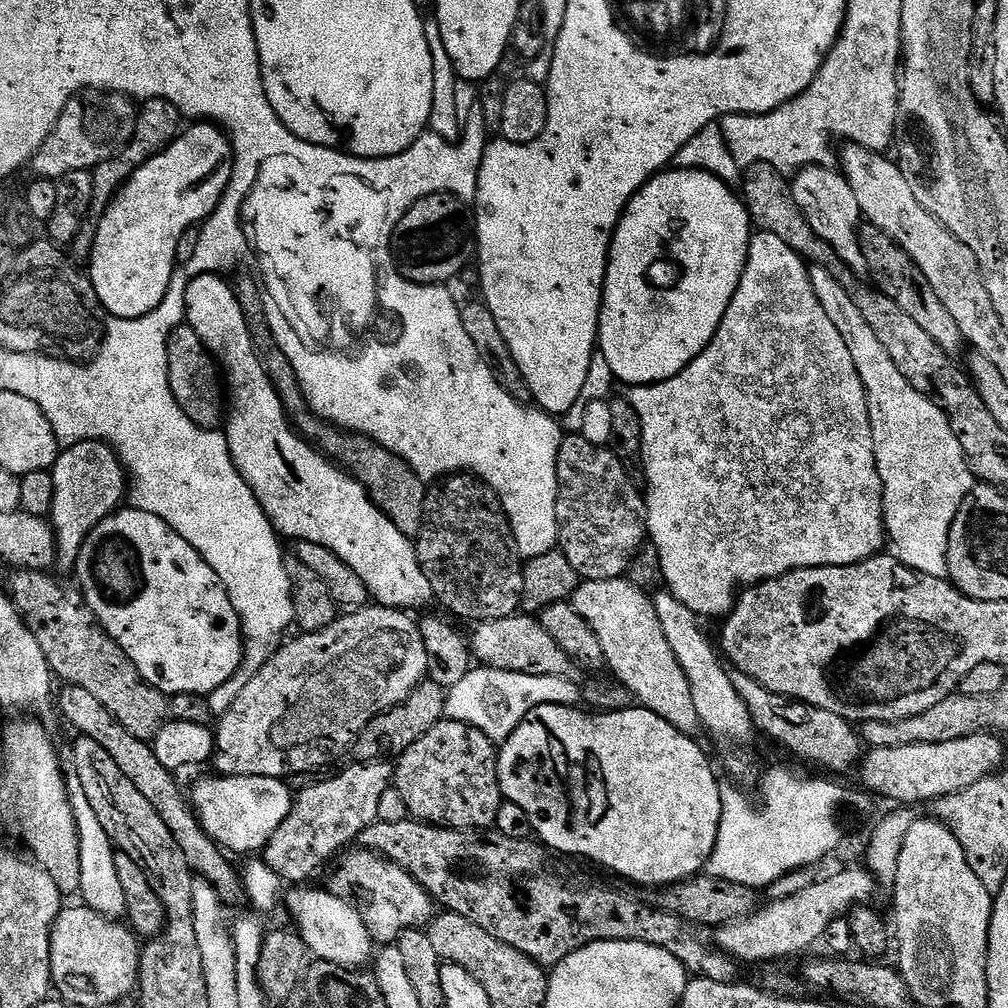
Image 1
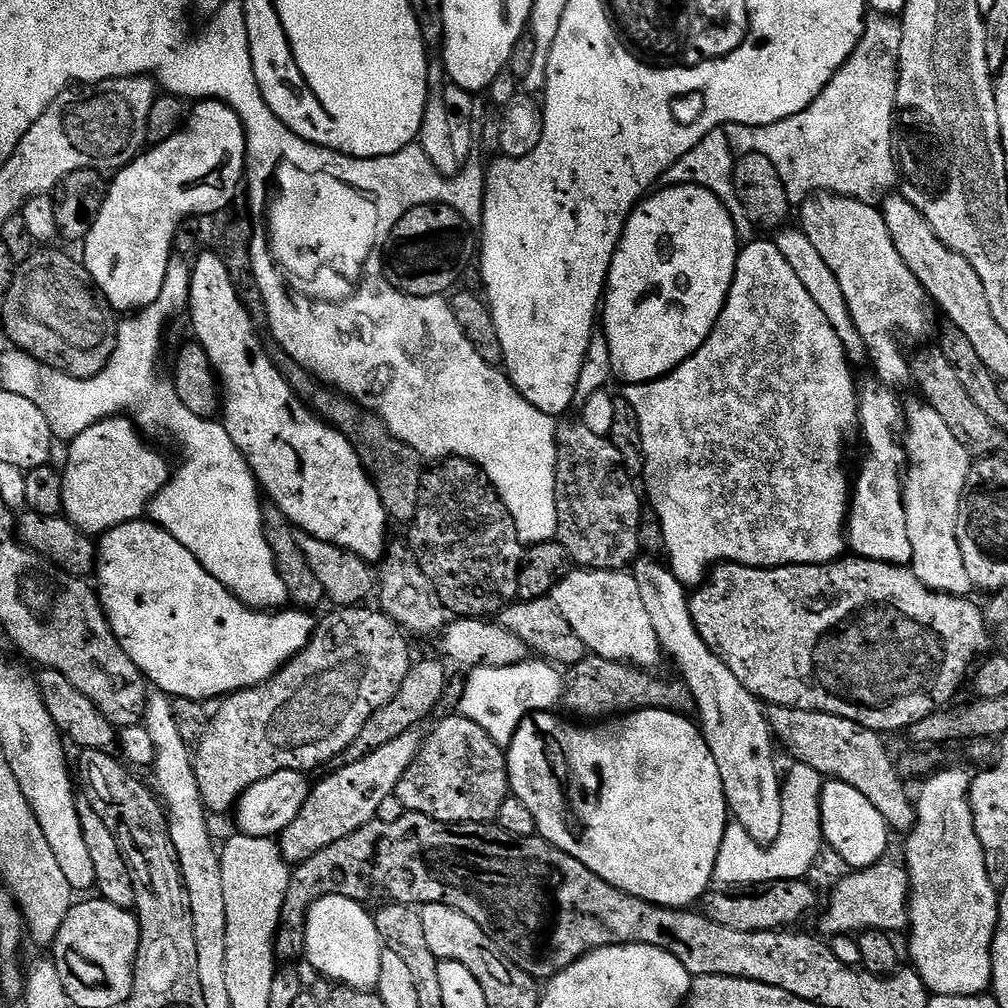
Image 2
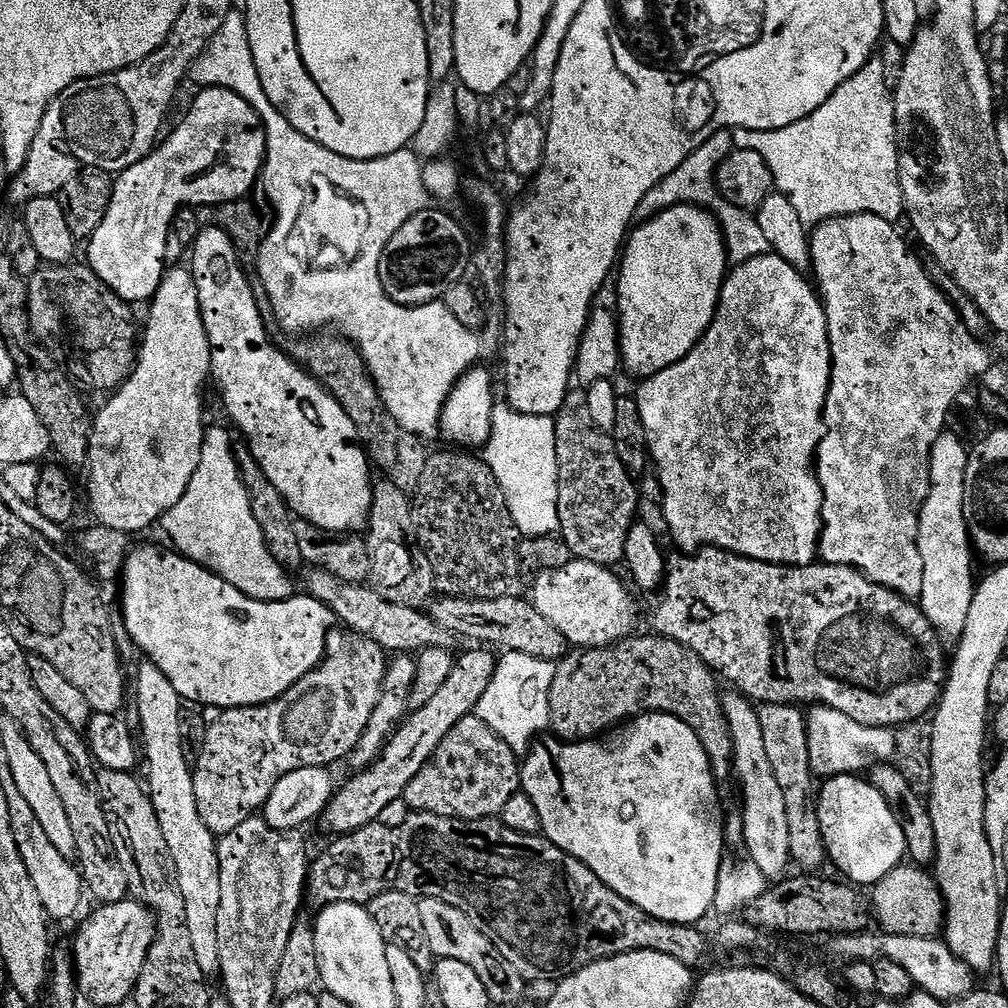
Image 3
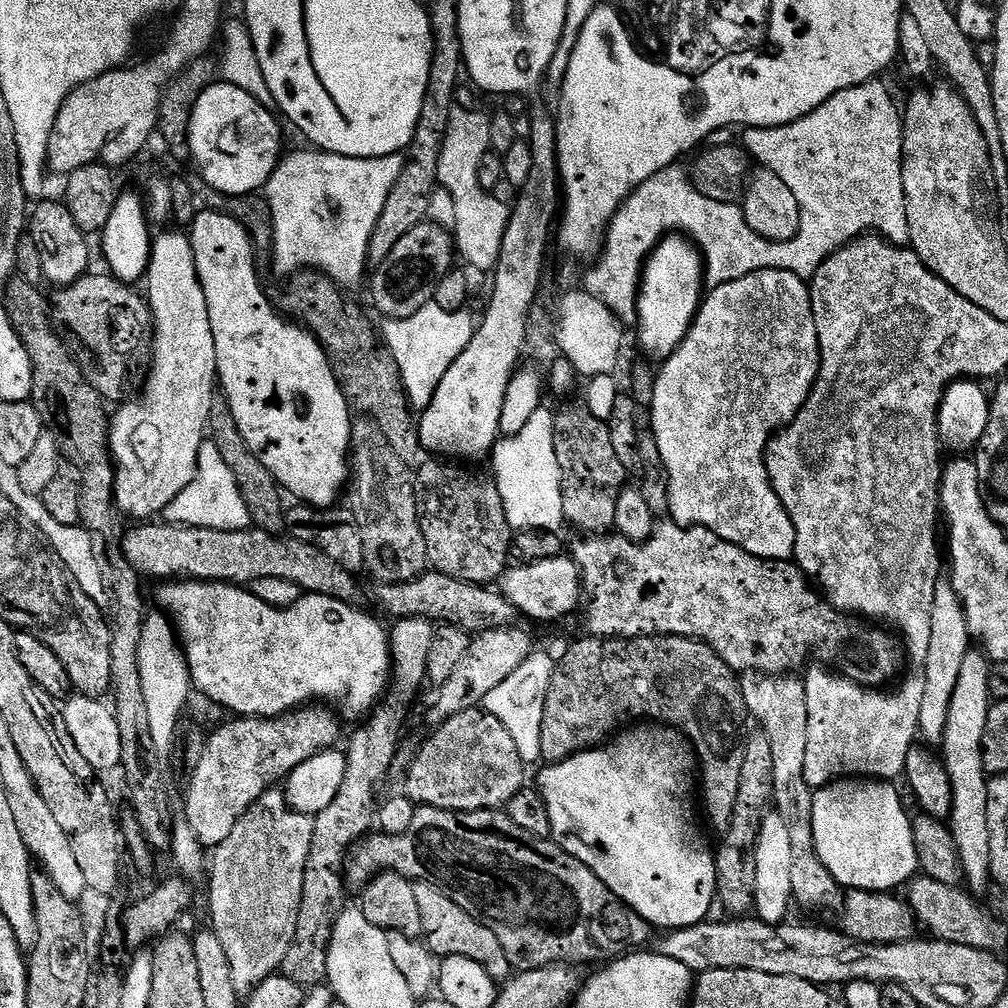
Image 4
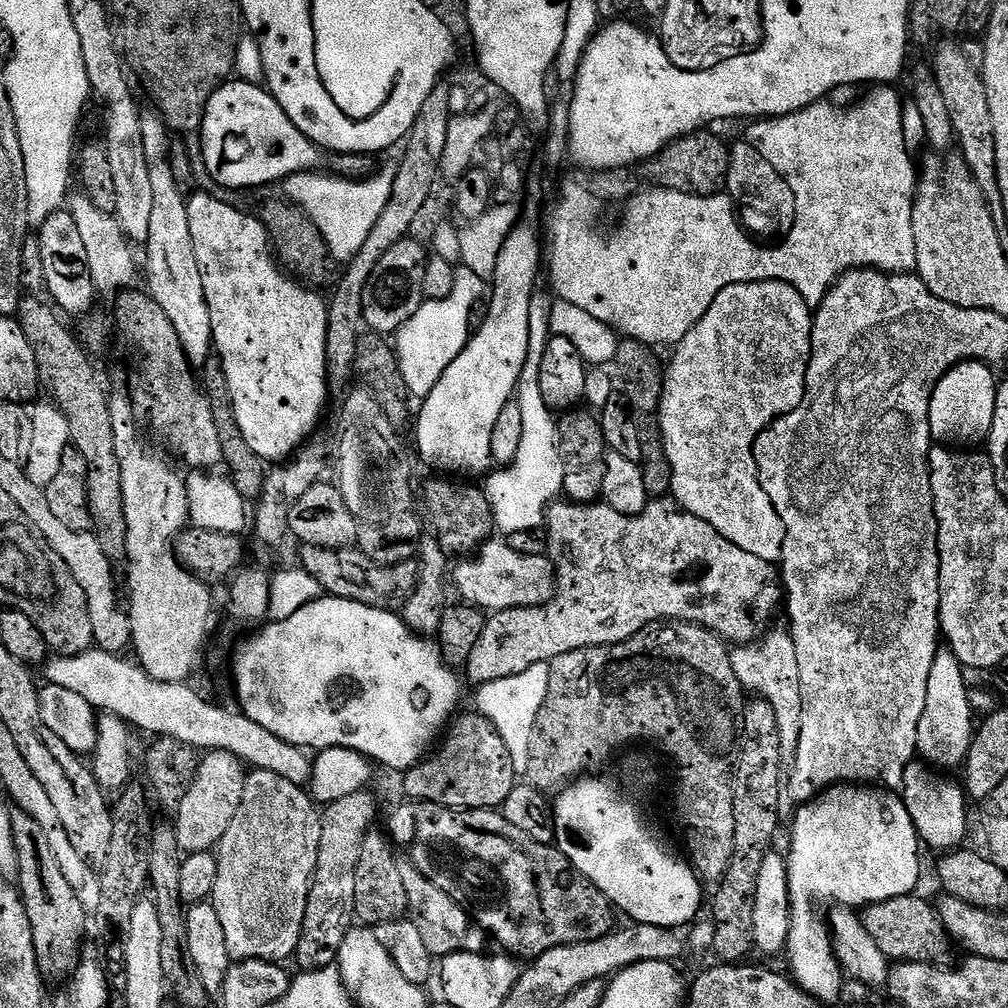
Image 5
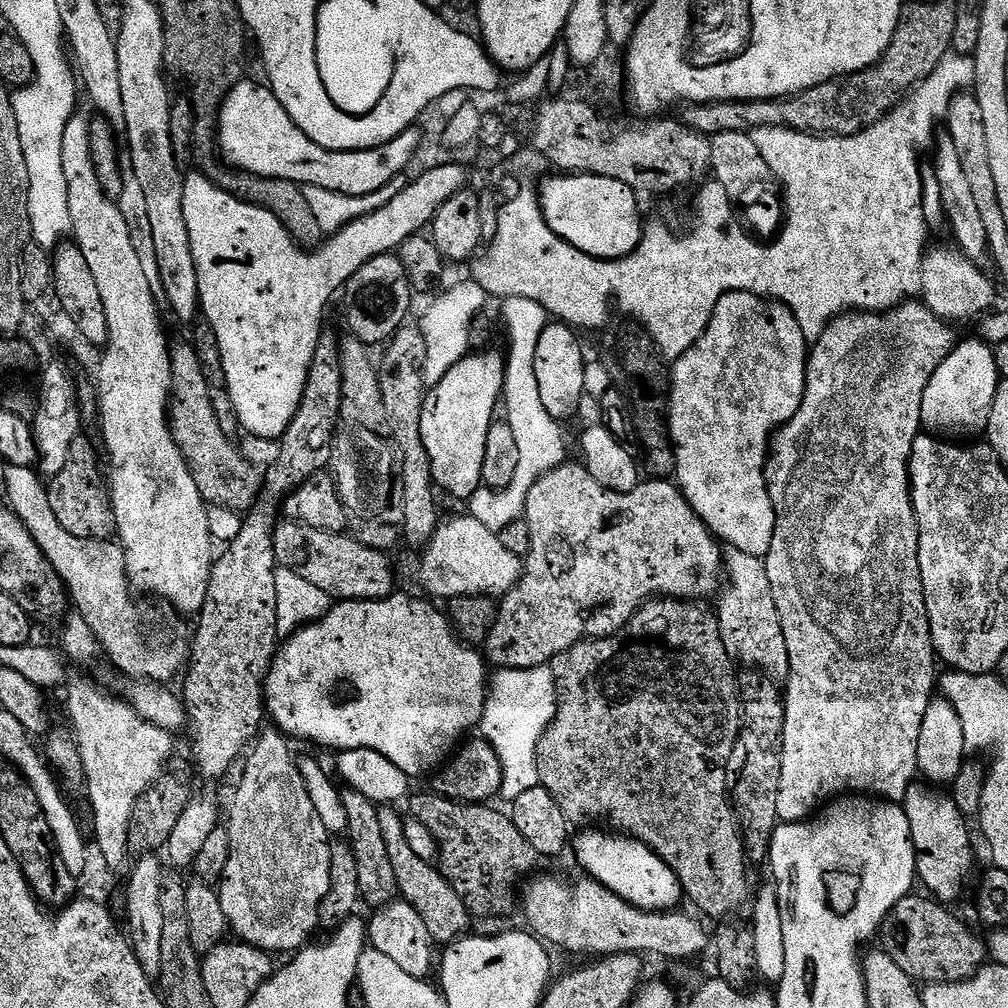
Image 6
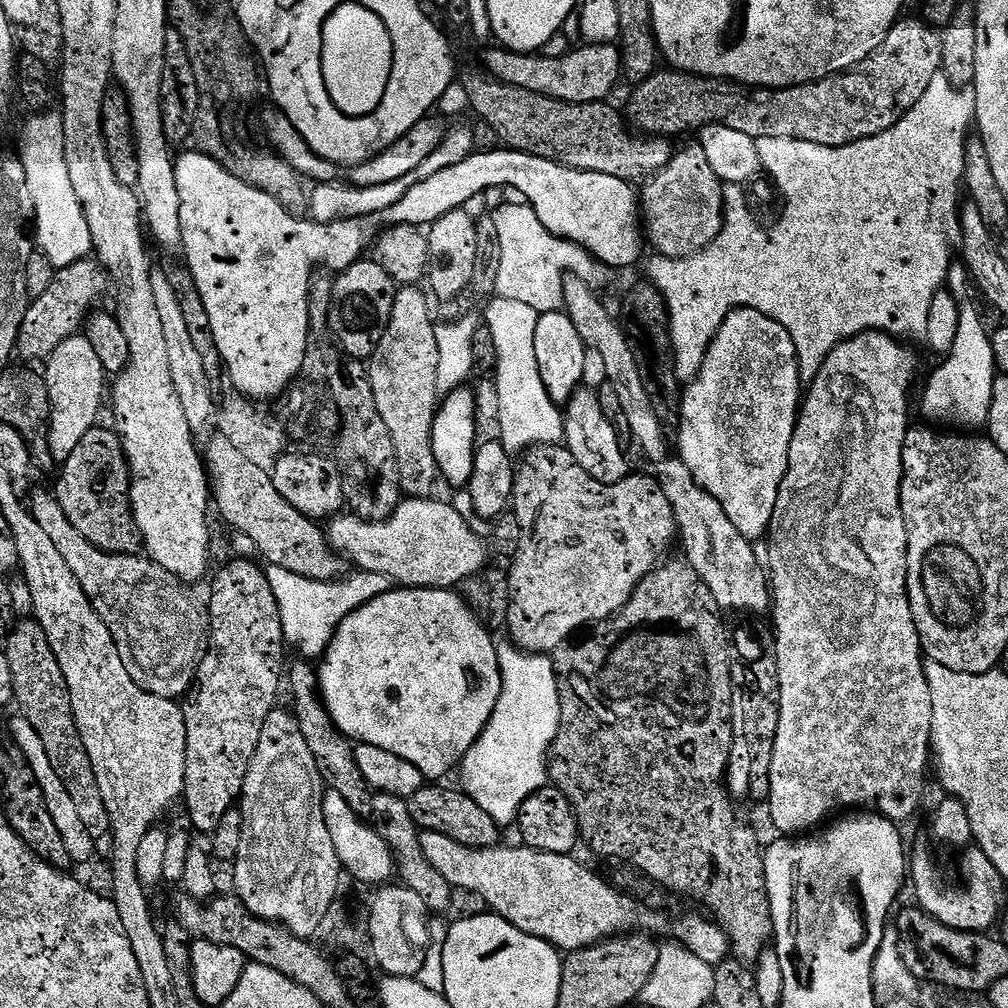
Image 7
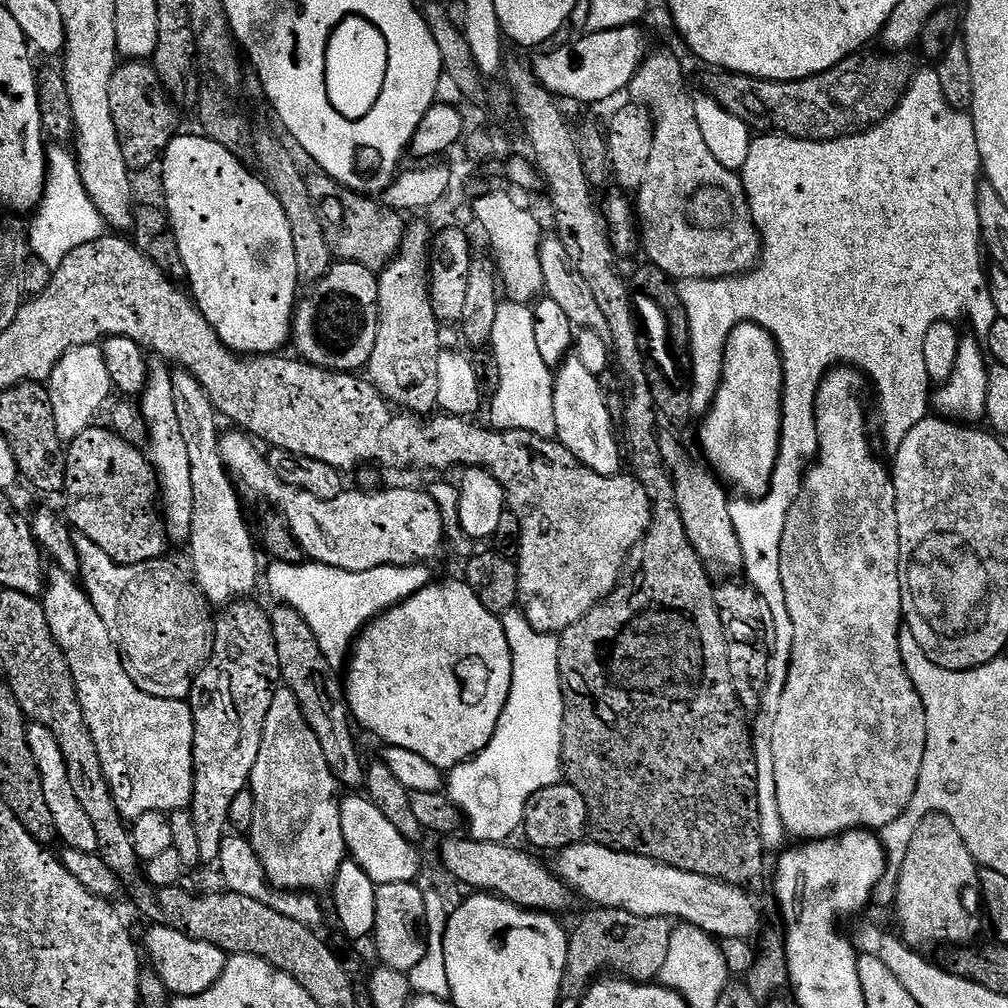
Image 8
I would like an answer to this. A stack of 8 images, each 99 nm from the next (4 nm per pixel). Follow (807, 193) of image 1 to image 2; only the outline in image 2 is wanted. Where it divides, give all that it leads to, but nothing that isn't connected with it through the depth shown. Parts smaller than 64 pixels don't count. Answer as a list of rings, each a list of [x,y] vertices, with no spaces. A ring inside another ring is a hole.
[[[823,191],[802,201],[798,212],[798,226],[830,266],[838,286],[842,286],[850,318],[858,334],[862,334],[867,359],[872,359],[877,378],[884,384],[909,383],[910,360],[900,349],[900,335],[926,339],[932,332],[934,305],[918,278],[910,274],[910,266],[902,262],[898,246],[894,246],[894,238],[886,230],[883,211],[867,200]]]

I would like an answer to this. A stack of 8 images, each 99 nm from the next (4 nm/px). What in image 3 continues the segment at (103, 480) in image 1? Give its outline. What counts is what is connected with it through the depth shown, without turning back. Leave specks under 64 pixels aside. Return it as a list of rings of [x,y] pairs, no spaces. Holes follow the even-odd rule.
[[[169,267],[164,273],[162,282],[158,286],[155,296],[152,297],[148,308],[148,325],[143,325],[142,339],[138,344],[138,355],[136,363],[131,372],[128,373],[128,379],[115,389],[114,394],[107,397],[108,400],[100,408],[100,413],[95,413],[91,421],[92,432],[88,436],[88,463],[86,473],[88,472],[88,504],[92,507],[92,512],[97,517],[99,523],[104,524],[110,530],[118,530],[135,534],[135,532],[144,532],[152,523],[159,521],[166,515],[172,507],[178,503],[186,494],[190,482],[200,465],[202,458],[202,446],[204,445],[204,433],[206,423],[204,424],[204,396],[200,391],[204,388],[204,382],[210,378],[212,371],[212,347],[206,338],[206,326],[202,322],[200,313],[200,303],[198,302],[198,290],[192,277],[191,271],[187,267],[172,268]]]

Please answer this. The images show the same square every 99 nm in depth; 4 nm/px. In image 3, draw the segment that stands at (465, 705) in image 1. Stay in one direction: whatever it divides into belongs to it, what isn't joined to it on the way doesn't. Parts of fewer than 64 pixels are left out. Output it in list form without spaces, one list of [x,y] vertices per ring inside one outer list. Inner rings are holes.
[[[505,651],[496,661],[494,676],[486,692],[476,703],[476,715],[486,722],[500,740],[510,746],[517,754],[527,753],[543,728],[549,727],[550,686],[554,682],[556,664],[551,660],[530,658],[530,654]]]

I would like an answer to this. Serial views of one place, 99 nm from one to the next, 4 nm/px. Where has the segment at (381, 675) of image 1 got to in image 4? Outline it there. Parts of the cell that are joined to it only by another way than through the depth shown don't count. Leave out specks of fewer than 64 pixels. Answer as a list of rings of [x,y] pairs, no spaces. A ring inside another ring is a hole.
[[[301,706],[285,712],[283,716],[232,718],[229,724],[222,725],[213,736],[211,733],[205,739],[202,762],[198,762],[198,770],[192,772],[192,785],[188,788],[188,797],[184,800],[182,812],[183,819],[188,821],[198,842],[204,845],[205,849],[214,850],[219,844],[226,842],[226,838],[230,838],[230,830],[234,830],[236,820],[246,814],[251,804],[269,788],[287,781],[288,775],[298,766],[302,766],[302,762],[337,747],[336,739],[340,736],[341,721],[338,716],[336,721],[332,712],[335,711],[328,706]]]

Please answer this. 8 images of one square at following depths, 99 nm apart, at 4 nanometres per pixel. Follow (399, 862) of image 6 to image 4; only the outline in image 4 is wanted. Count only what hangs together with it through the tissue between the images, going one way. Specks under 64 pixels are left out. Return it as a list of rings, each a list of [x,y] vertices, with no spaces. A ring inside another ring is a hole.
[[[416,882],[414,898],[418,902],[418,911],[422,914],[422,940],[428,945],[433,956],[470,958],[470,962],[478,962],[478,966],[482,966],[482,970],[486,970],[492,980],[507,982],[512,979],[514,969],[510,958],[506,958],[506,950],[502,950],[502,942],[498,942],[498,934],[494,934],[494,930],[486,930],[486,926],[466,914],[466,910],[462,910],[458,902],[450,902],[440,885]]]

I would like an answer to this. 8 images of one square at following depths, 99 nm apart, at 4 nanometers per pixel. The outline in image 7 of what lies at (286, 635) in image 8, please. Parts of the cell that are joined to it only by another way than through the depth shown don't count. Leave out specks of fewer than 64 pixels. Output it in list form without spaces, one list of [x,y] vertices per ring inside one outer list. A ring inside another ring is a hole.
[[[300,662],[304,664],[291,665],[287,673],[286,680],[292,683],[292,700],[296,703],[294,715],[298,726],[302,726],[302,735],[306,738],[306,746],[310,746],[310,754],[314,754],[314,762],[318,762],[318,770],[322,774],[325,785],[328,788],[338,790],[346,802],[350,802],[350,810],[357,812],[359,816],[365,818],[372,814],[372,797],[374,790],[362,778],[362,774],[356,765],[356,749],[353,741],[343,736],[334,726],[330,714],[326,710],[323,700],[320,698],[320,689],[318,687],[318,672],[311,663]]]

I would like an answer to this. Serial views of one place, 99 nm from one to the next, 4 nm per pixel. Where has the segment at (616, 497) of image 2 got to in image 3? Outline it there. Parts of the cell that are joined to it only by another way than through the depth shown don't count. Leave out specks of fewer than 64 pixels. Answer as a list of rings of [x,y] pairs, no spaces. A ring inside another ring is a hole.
[[[569,391],[554,419],[558,454],[558,535],[572,551],[575,559],[605,566],[616,566],[616,563],[619,565],[624,559],[626,534],[638,520],[636,508],[639,506],[640,493],[637,481],[628,473],[626,466],[622,466],[622,458],[618,458],[611,435],[603,432],[594,423],[594,418],[590,415],[587,391]]]

